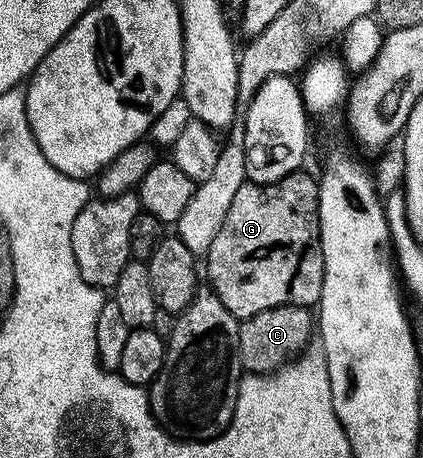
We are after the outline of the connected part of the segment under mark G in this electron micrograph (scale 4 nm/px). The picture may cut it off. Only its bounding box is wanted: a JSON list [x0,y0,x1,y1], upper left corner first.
[205,170,325,322]

